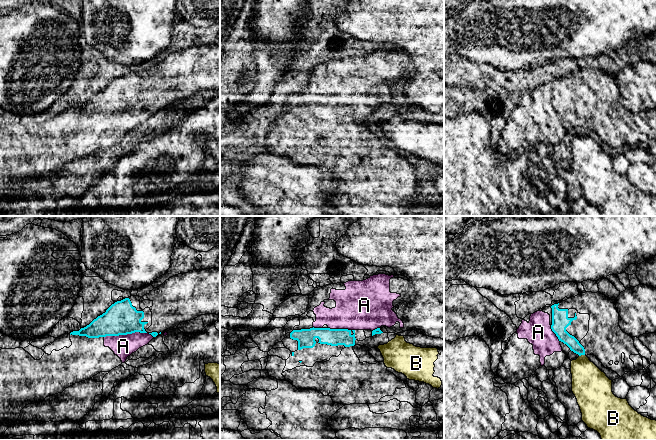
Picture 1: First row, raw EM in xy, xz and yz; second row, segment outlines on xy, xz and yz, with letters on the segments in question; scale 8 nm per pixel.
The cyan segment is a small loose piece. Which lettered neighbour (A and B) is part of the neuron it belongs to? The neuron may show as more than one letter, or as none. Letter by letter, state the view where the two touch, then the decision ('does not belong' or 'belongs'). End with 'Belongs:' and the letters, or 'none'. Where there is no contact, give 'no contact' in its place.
A: contact in xy; belongs
B: contact in yz; does not belong
Belongs: A

